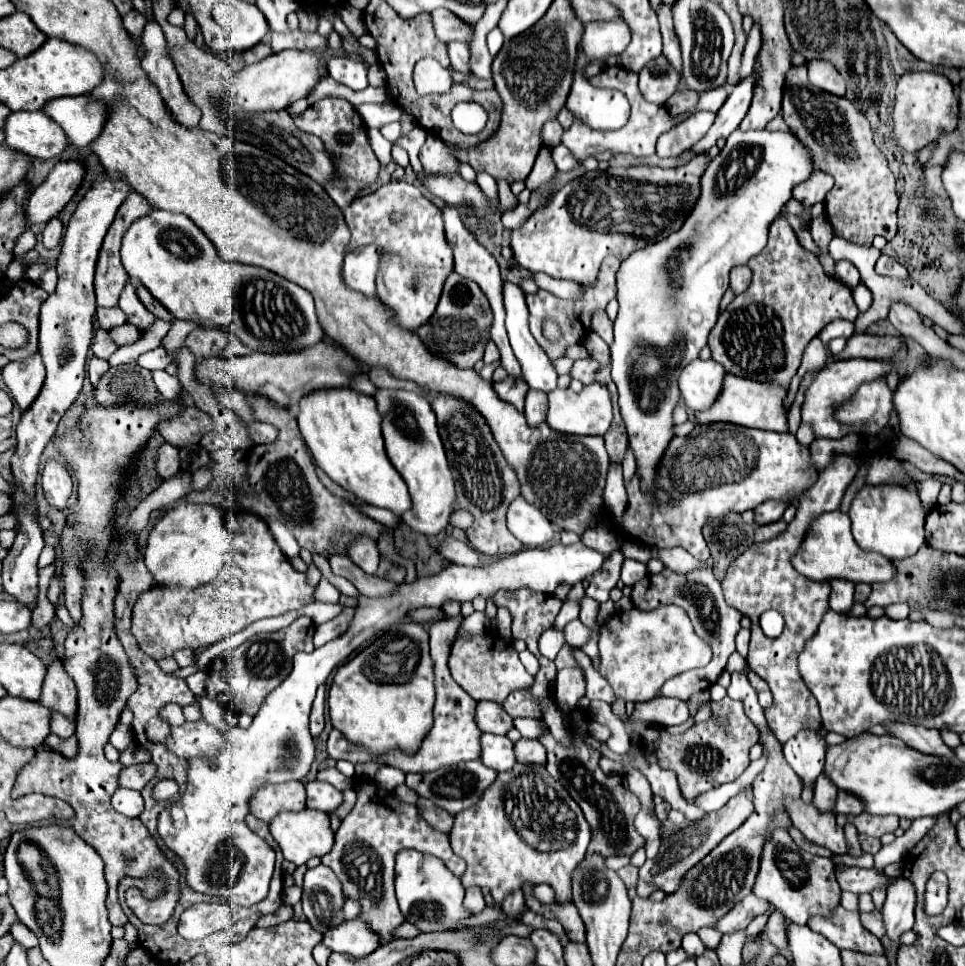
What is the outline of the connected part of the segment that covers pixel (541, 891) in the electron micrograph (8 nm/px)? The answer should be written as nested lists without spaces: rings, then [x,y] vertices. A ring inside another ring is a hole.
[[[547,884],[537,885],[534,888],[534,896],[536,899],[545,904],[550,904],[555,901],[555,892]]]

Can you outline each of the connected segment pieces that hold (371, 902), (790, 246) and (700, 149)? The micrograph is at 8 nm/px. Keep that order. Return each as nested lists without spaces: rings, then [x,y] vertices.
[[[363,781],[357,787],[357,803],[351,809],[351,813],[341,821],[339,831],[335,833],[335,849],[327,853],[327,857],[321,857],[323,865],[331,867],[339,881],[343,883],[343,891],[347,893],[347,899],[359,899],[361,901],[361,917],[367,921],[373,929],[379,929],[387,941],[393,941],[391,929],[395,925],[401,925],[405,919],[399,911],[395,891],[393,891],[393,865],[395,865],[395,853],[399,849],[417,849],[423,853],[437,855],[445,861],[445,865],[461,877],[465,871],[463,859],[455,857],[449,845],[449,835],[433,829],[415,809],[415,805],[403,805],[399,803],[399,815],[393,809],[393,805],[383,805],[385,801],[397,801],[391,793],[379,789],[373,781]]]
[[[777,217],[769,229],[769,241],[763,253],[755,255],[749,261],[749,269],[753,271],[753,281],[745,293],[737,295],[733,303],[725,311],[719,313],[717,325],[709,333],[709,349],[711,357],[721,363],[727,373],[755,379],[755,381],[779,381],[781,385],[789,385],[791,377],[797,373],[801,365],[803,351],[807,343],[819,335],[819,331],[835,319],[855,321],[859,309],[853,301],[853,293],[841,281],[825,275],[819,259],[801,247],[795,231],[787,223],[785,217]]]
[[[753,71],[749,77],[741,79],[739,85],[735,85],[735,89],[731,91],[729,99],[725,101],[725,105],[717,111],[717,119],[713,123],[713,127],[709,129],[709,133],[693,147],[693,151],[697,153],[707,153],[715,143],[717,139],[721,137],[729,137],[737,127],[739,123],[743,121],[749,105],[751,105],[751,97],[753,97],[753,87],[755,83],[759,81],[759,73]]]

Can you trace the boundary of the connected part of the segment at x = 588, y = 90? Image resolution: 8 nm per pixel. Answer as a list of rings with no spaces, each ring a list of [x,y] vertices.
[[[579,47],[575,79],[567,97],[567,109],[573,117],[583,121],[591,129],[619,129],[629,119],[629,101],[619,91],[605,91],[593,87],[583,75],[585,67],[591,63],[593,59],[589,59]]]

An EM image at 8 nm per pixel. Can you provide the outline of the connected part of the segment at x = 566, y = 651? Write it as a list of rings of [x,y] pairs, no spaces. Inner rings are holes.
[[[565,645],[565,647],[559,651],[559,655],[555,657],[555,665],[557,665],[557,669],[563,669],[565,665],[577,665],[575,659],[573,659],[573,655],[571,655],[571,647],[569,647],[569,645]]]

